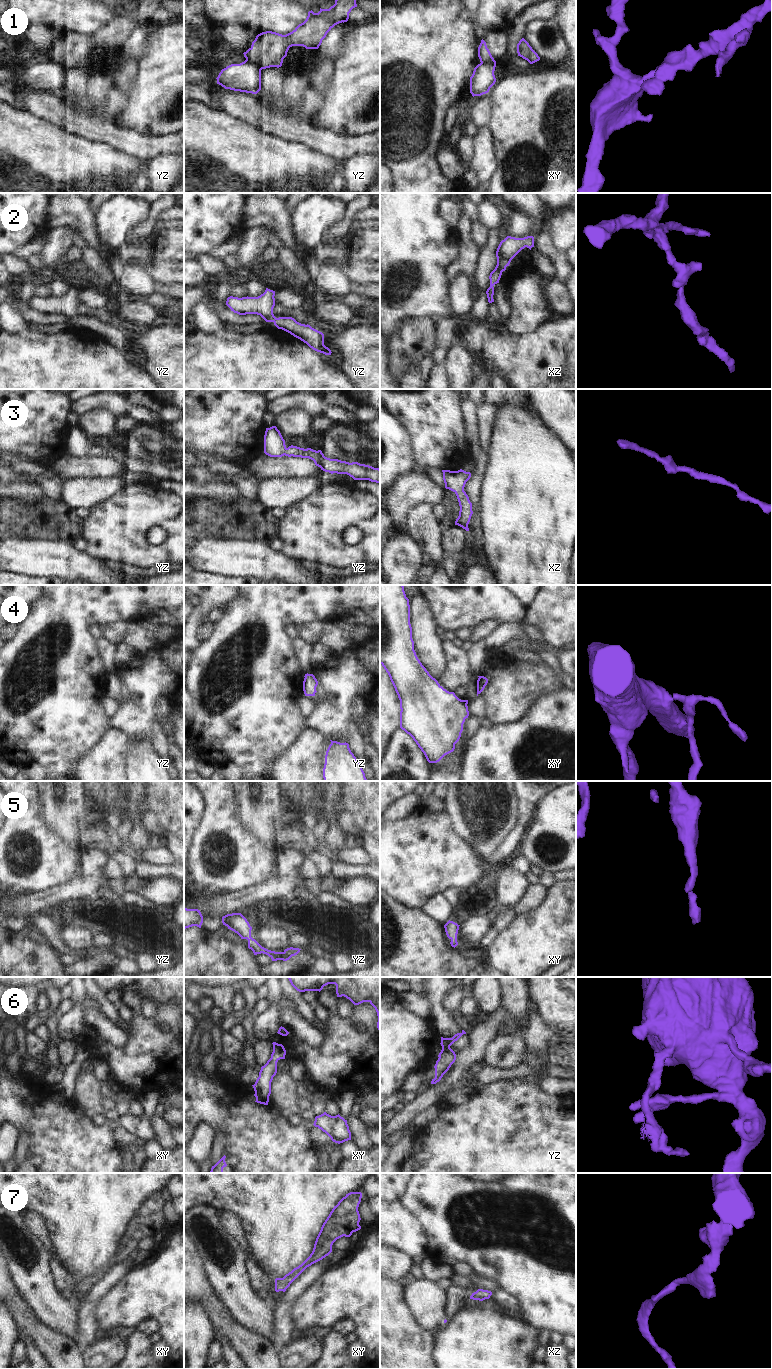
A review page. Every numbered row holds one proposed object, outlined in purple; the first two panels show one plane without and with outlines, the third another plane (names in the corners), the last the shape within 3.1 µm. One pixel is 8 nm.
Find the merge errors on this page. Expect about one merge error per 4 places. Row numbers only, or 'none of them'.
1

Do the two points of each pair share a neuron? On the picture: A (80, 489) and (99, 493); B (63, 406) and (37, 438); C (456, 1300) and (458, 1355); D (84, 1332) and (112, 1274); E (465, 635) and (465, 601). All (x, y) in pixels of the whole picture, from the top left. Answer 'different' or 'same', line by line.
A: same
B: same
C: different
D: same
E: different

